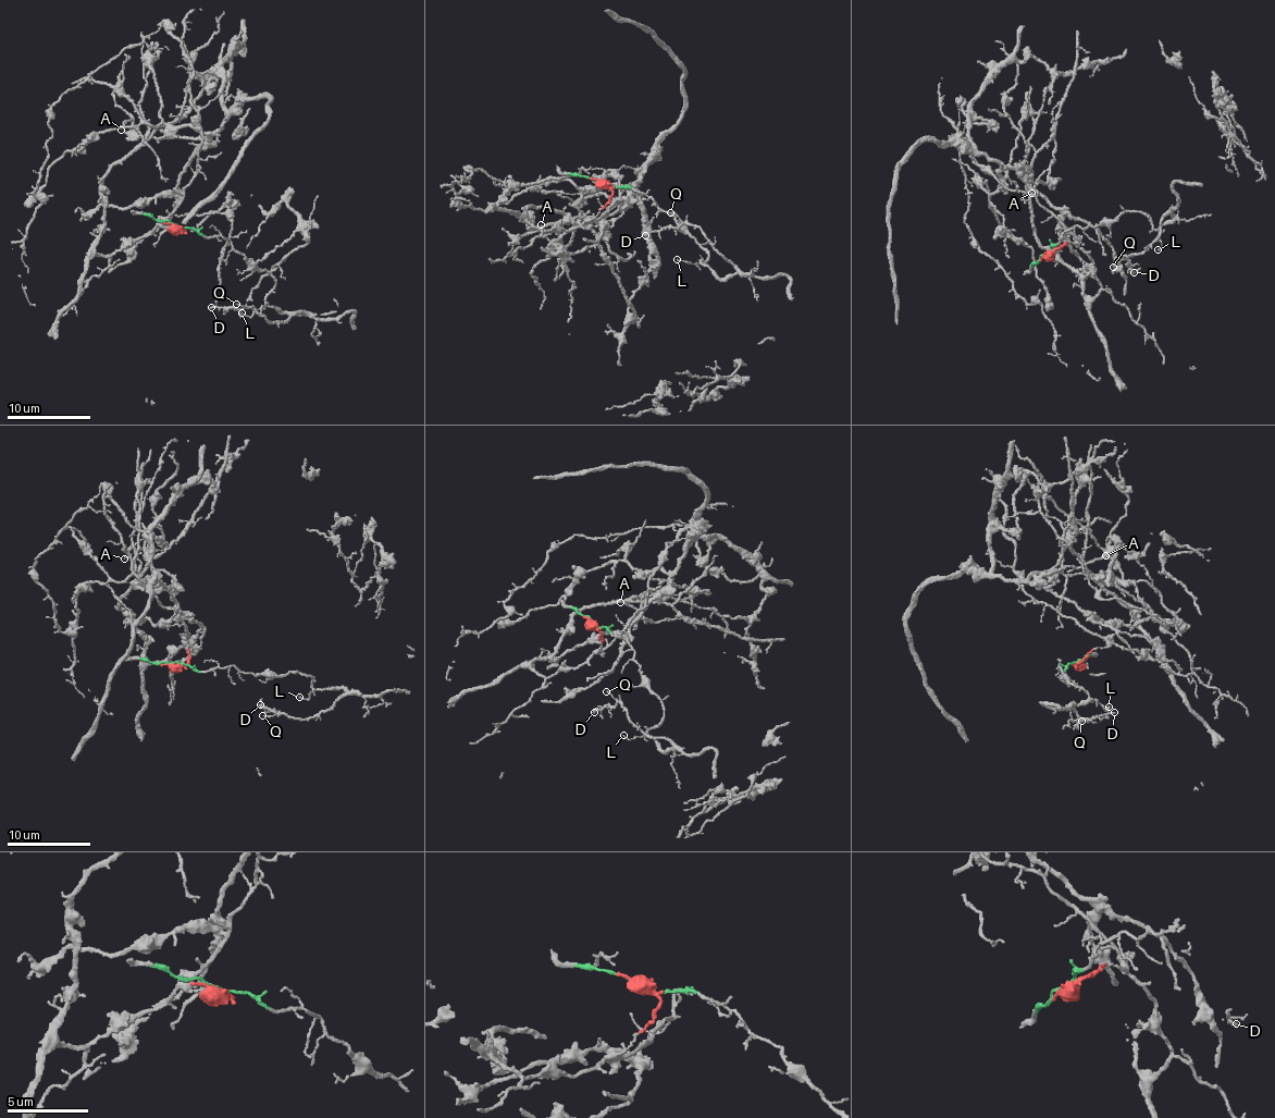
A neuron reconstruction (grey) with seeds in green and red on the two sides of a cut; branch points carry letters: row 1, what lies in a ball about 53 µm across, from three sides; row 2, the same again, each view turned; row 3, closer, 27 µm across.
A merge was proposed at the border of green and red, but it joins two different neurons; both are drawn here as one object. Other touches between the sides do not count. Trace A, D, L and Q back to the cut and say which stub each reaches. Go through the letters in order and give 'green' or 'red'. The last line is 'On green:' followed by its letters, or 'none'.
A: red
D: green
L: green
Q: green
On green: D, L, Q

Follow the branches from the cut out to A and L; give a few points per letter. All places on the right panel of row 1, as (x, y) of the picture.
A: (1047, 254), (1075, 241), (1027, 182), (1026, 168), (1039, 183), (1049, 179), (1047, 170), (1031, 194)
L: (1047, 254), (1062, 234), (1077, 226), (1092, 226), (1129, 210), (1144, 212), (1156, 230), (1162, 246), (1158, 248)

